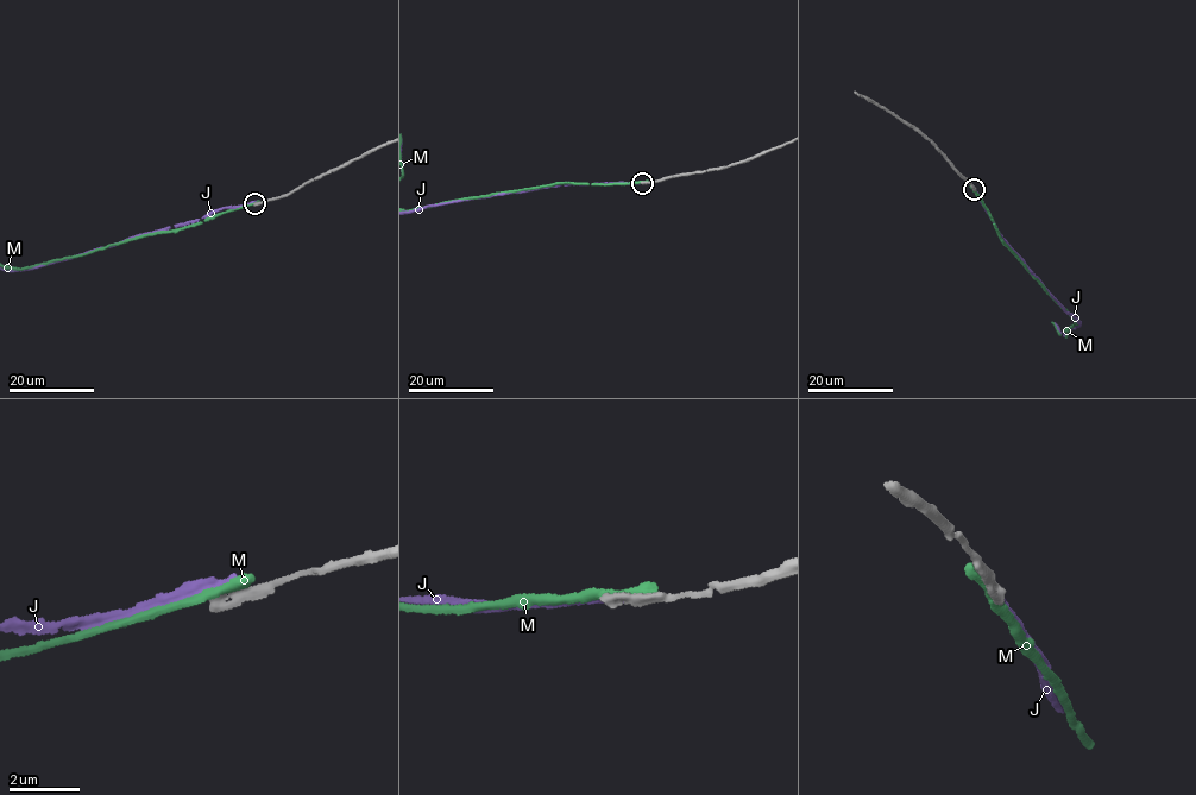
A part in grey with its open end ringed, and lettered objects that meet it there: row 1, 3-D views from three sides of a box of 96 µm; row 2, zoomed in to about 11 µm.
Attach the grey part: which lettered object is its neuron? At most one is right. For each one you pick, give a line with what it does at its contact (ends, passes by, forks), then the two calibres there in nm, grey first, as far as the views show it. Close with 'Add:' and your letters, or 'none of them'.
Add: none of them

